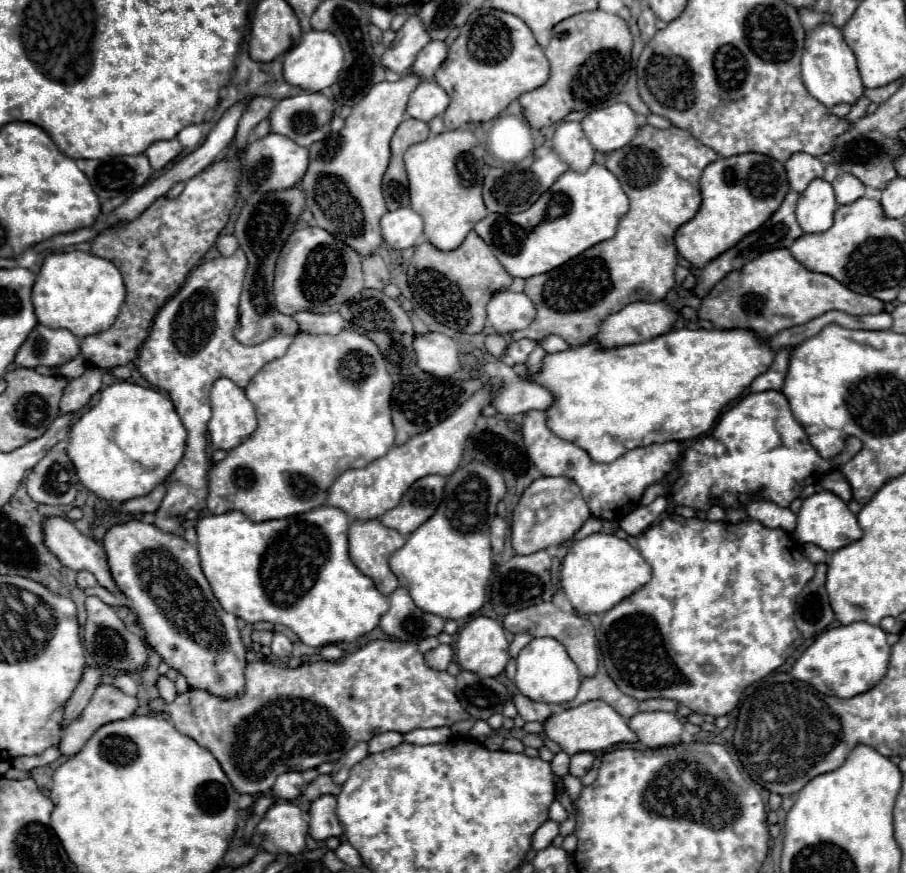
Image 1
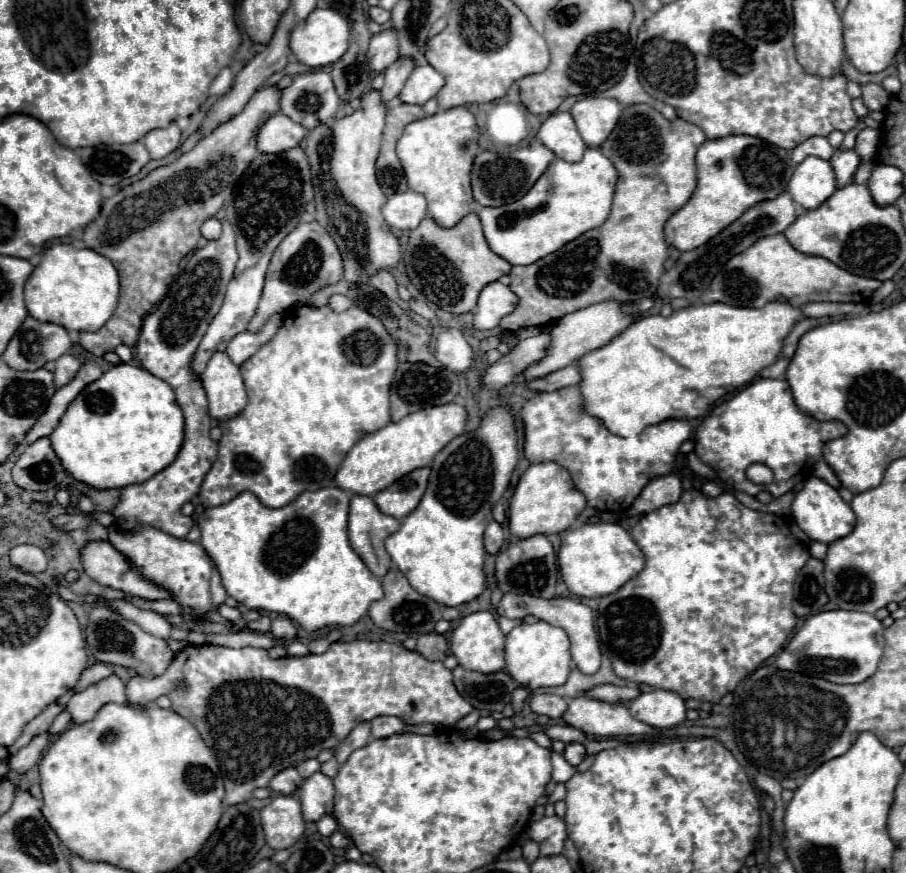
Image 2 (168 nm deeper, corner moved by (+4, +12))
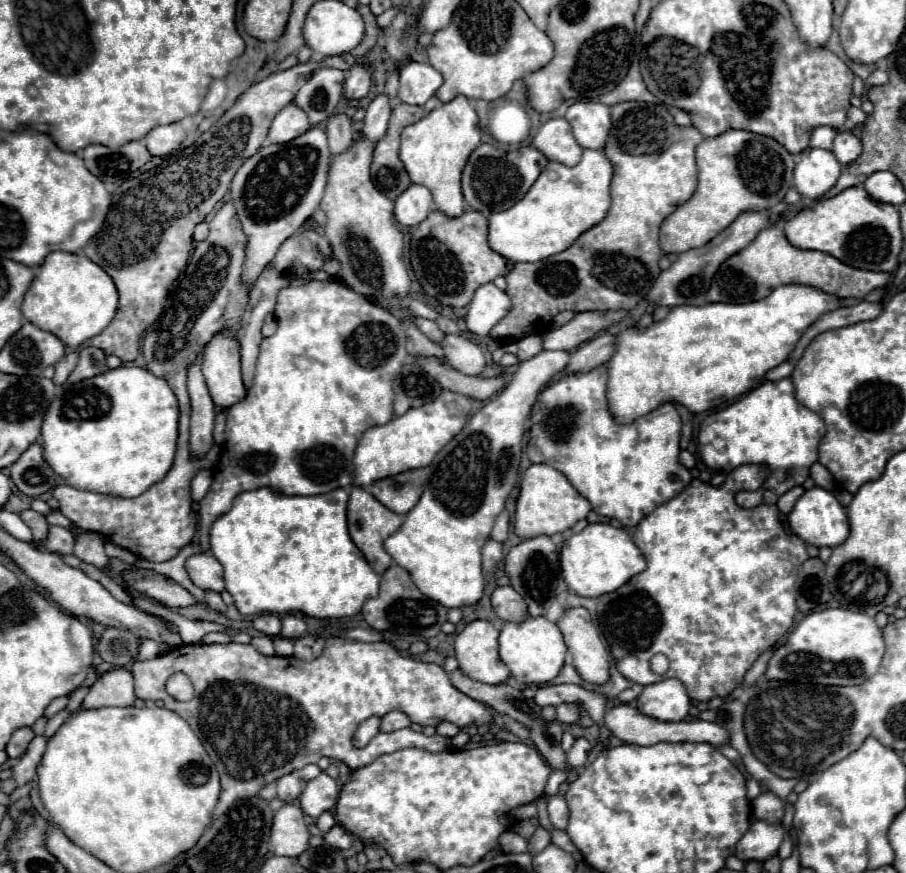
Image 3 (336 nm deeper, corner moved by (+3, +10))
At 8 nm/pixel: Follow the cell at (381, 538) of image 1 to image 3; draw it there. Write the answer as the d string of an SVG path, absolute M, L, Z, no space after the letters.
M351 487L349 493L349 505L347 505L347 525L349 525L349 535L353 539L353 543L361 549L361 553L365 555L365 559L369 561L369 565L375 569L375 573L385 573L387 567L391 565L391 555L383 549L383 541L393 535L403 523L403 517L393 513L391 509L387 509L385 505L381 505L367 489L363 487Z

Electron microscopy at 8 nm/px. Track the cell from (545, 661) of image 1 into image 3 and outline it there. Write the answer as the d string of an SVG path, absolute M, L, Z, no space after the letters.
M527 617L521 623L505 623L499 633L499 657L521 685L543 685L557 677L565 661L565 641L559 627L545 617Z

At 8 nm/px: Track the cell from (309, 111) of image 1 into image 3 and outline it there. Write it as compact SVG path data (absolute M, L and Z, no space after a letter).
M319 67L299 89L295 103L307 111L311 125L319 125L335 113L343 95L343 81L345 71L333 67Z

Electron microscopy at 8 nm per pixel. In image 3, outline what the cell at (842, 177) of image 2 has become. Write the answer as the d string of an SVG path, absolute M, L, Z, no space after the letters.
M841 131L837 135L837 139L835 139L833 153L837 155L837 159L843 165L849 165L853 159L857 159L861 155L861 141L859 141L859 137L855 137L853 131Z

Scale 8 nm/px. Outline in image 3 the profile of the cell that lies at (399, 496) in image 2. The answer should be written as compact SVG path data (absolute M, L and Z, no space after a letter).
M411 469L393 477L385 477L367 487L367 491L377 497L385 507L405 515L411 507L415 507L421 491L425 487L427 473L425 469Z

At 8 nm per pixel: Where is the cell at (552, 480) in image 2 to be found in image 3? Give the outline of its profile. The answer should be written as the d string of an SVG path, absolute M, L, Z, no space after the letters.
M531 465L521 479L521 493L515 511L515 533L521 539L537 535L555 535L571 529L579 519L585 519L591 511L591 503L575 491L575 487L551 465Z

